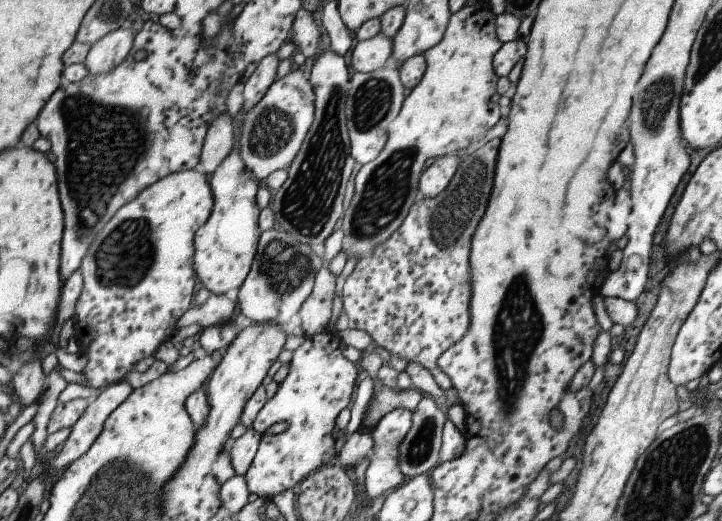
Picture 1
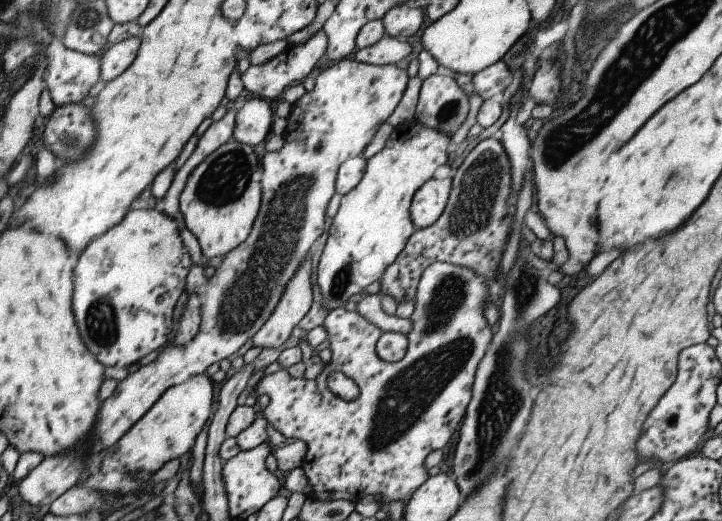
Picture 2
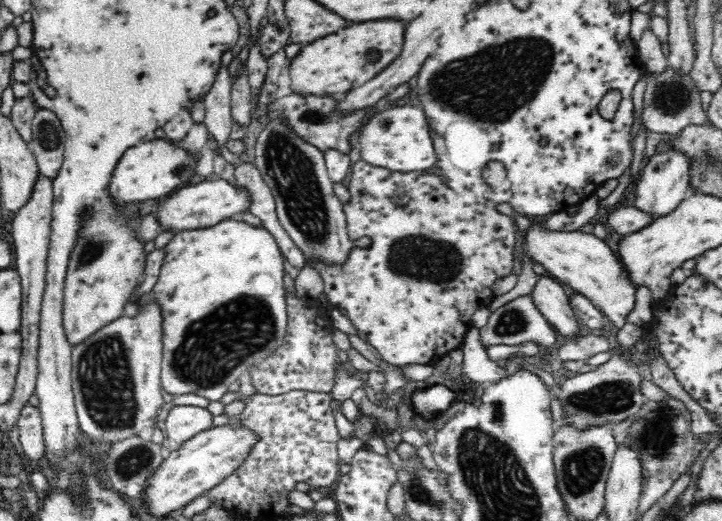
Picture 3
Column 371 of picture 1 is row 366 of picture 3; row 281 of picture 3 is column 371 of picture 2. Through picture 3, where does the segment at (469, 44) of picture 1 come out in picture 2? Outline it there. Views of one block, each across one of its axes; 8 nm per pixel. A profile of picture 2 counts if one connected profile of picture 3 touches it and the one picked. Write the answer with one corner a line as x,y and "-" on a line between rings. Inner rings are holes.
412,118
398,124
383,148
366,160
363,176
355,188
340,198
315,270
315,282
325,310
343,307
353,294
378,280
399,256
415,230
409,210
412,196
431,178
437,166
445,164
445,150
451,136
425,128

